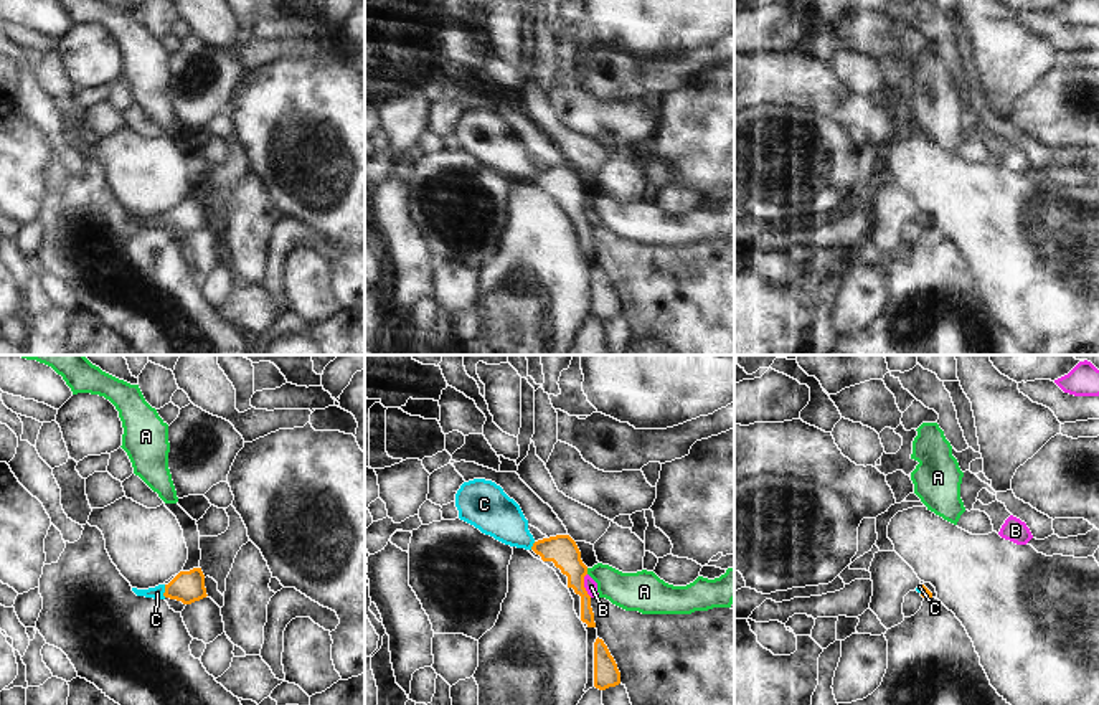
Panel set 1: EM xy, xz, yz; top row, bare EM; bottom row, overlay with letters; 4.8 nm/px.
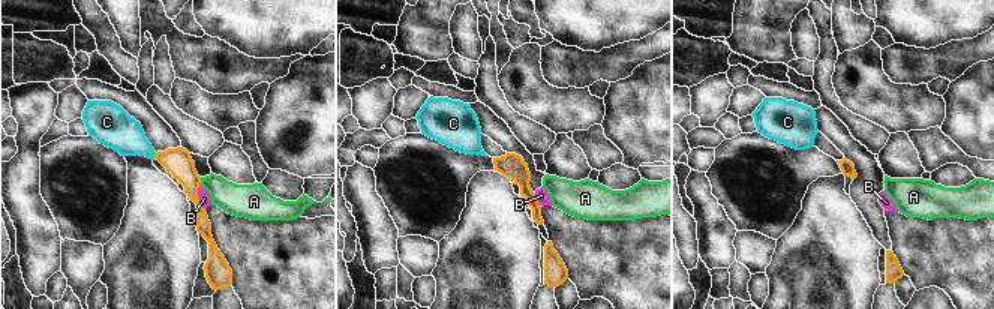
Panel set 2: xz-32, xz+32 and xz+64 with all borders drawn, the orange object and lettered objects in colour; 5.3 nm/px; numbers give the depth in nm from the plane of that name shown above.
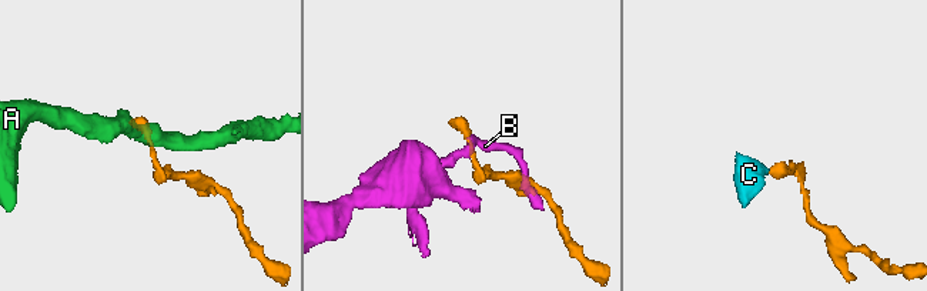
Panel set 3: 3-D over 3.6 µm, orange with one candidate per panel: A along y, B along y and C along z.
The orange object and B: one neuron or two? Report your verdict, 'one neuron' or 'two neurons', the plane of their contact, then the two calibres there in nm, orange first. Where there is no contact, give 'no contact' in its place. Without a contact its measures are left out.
two neurons; meets orange in xz; 150 nm thick on the orange side, 60 nm on the other

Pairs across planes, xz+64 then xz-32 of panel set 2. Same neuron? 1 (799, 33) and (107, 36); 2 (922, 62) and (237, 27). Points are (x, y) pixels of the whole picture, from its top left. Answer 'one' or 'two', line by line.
1: two
2: two

